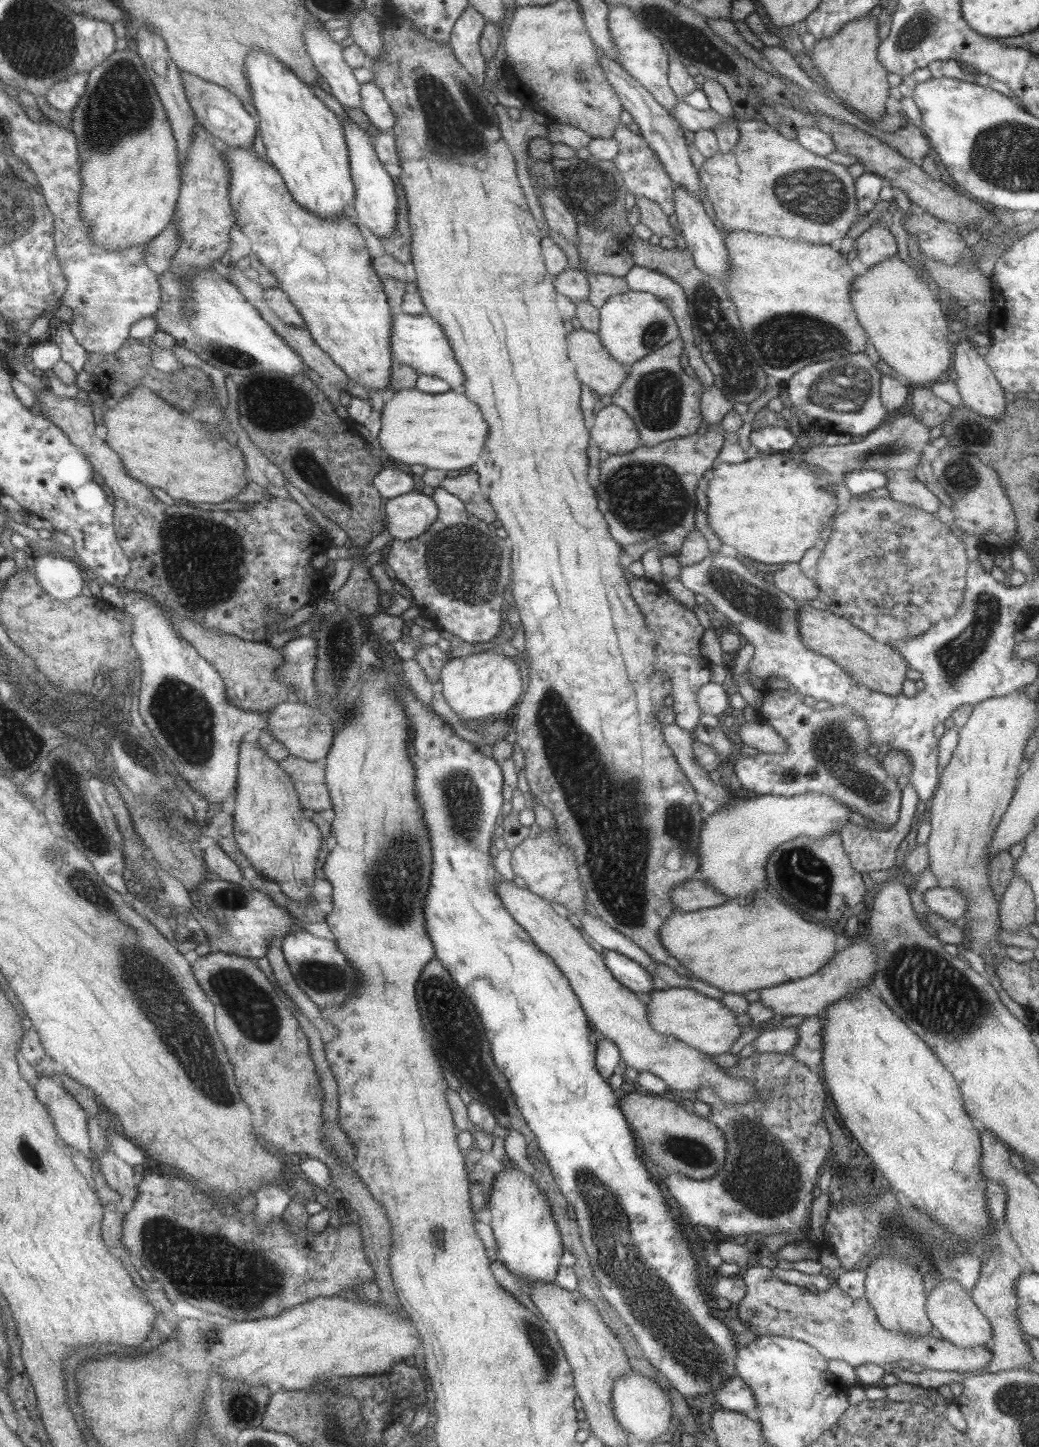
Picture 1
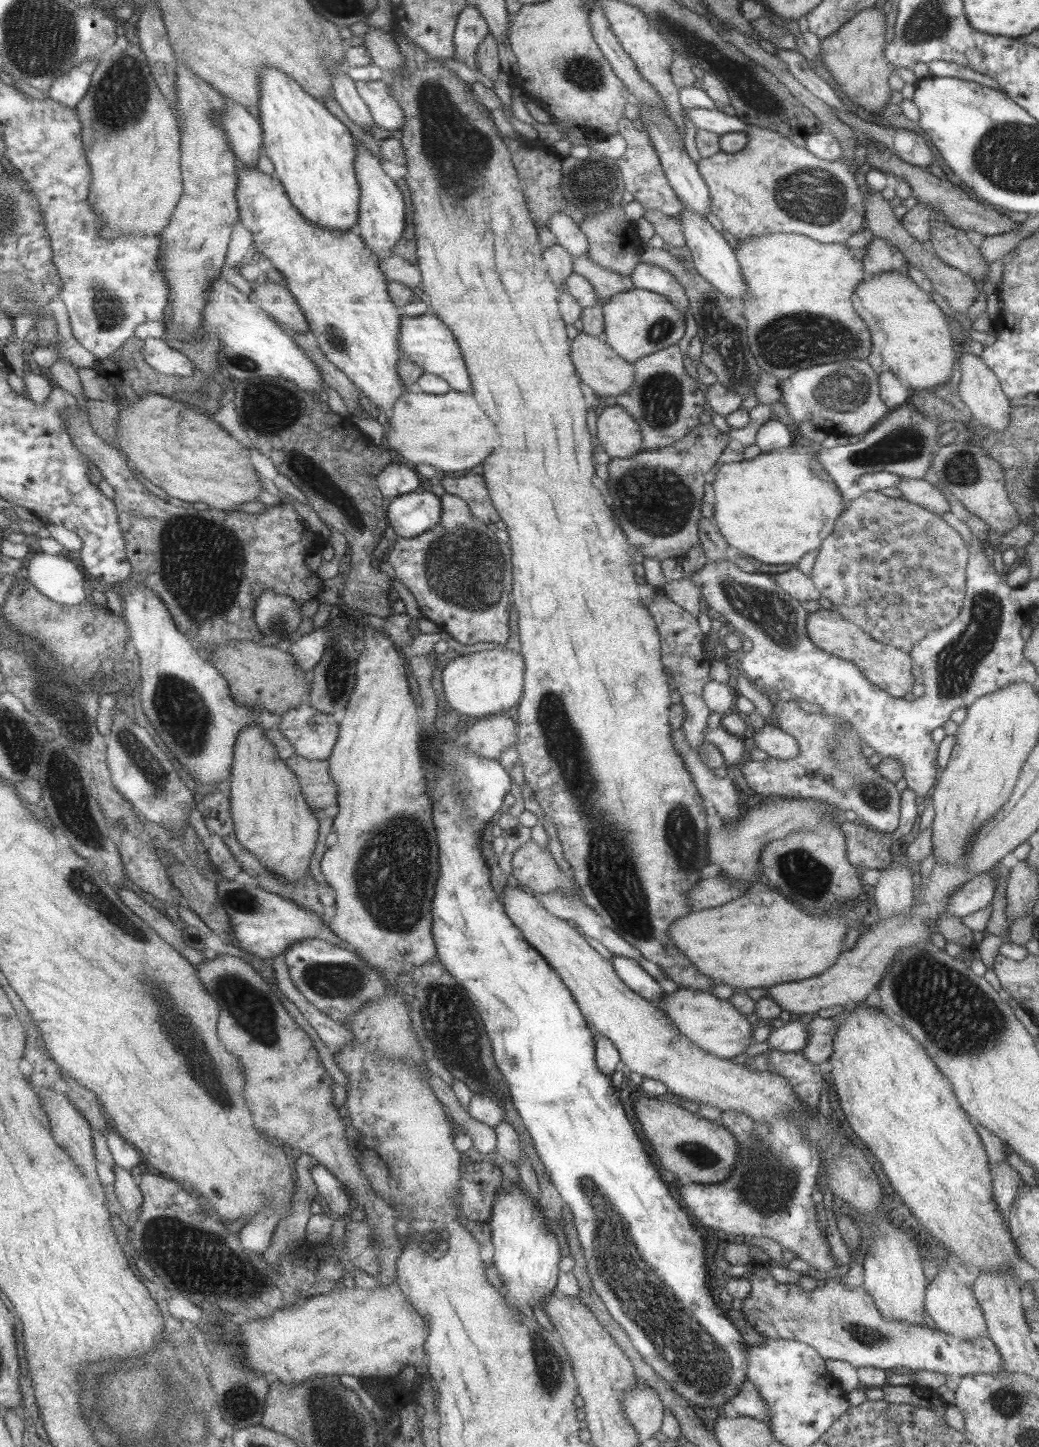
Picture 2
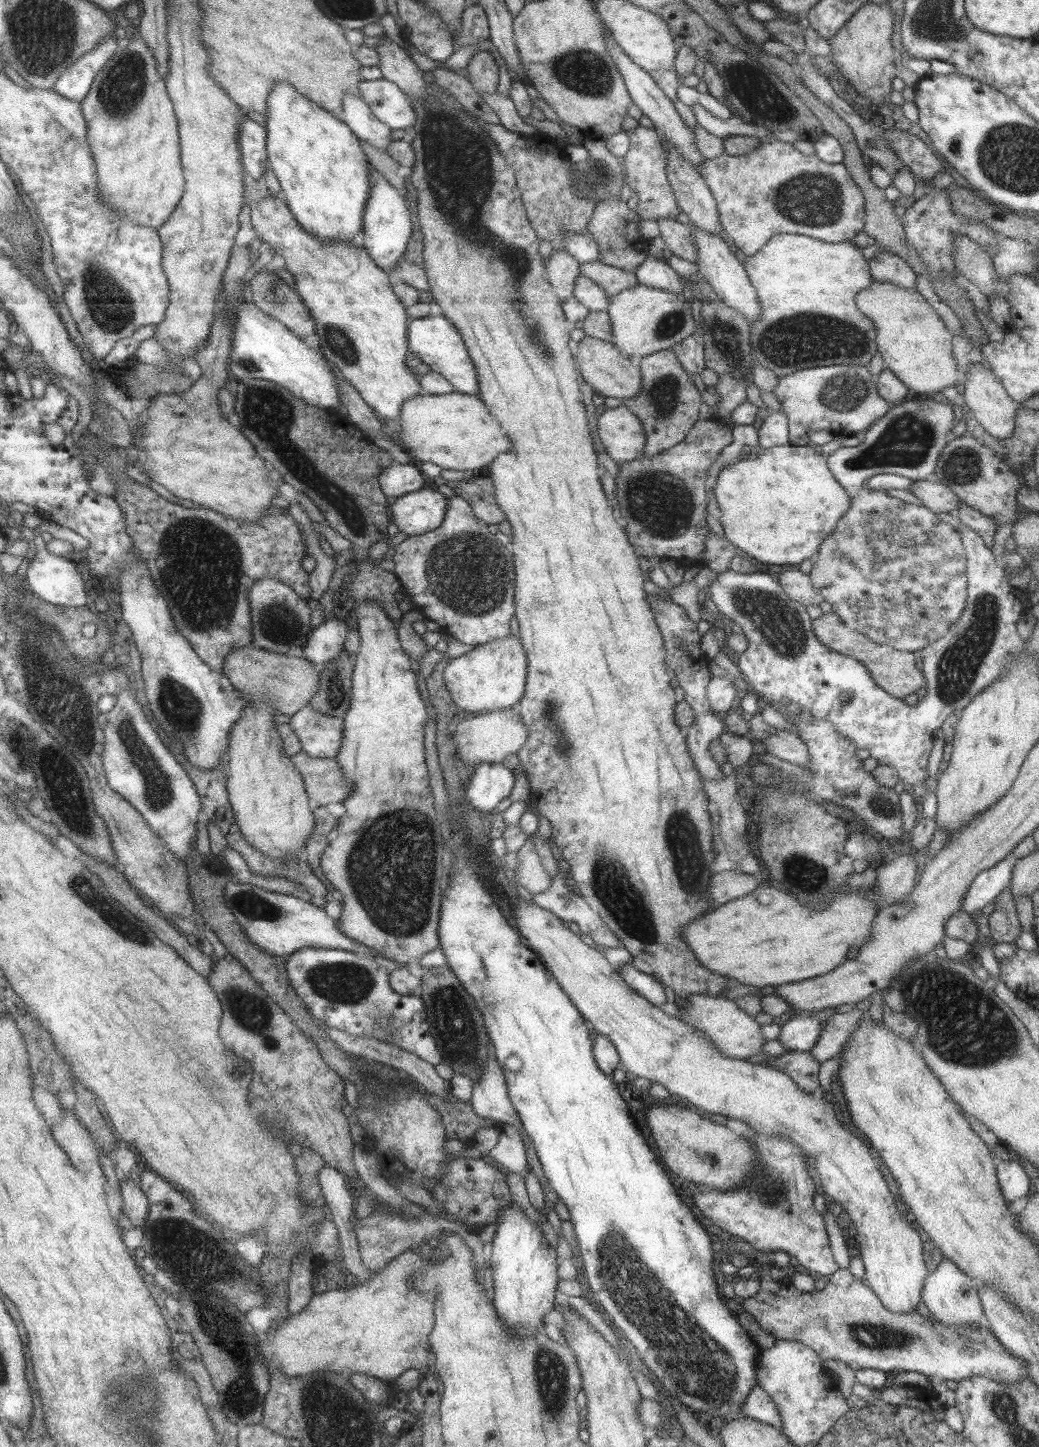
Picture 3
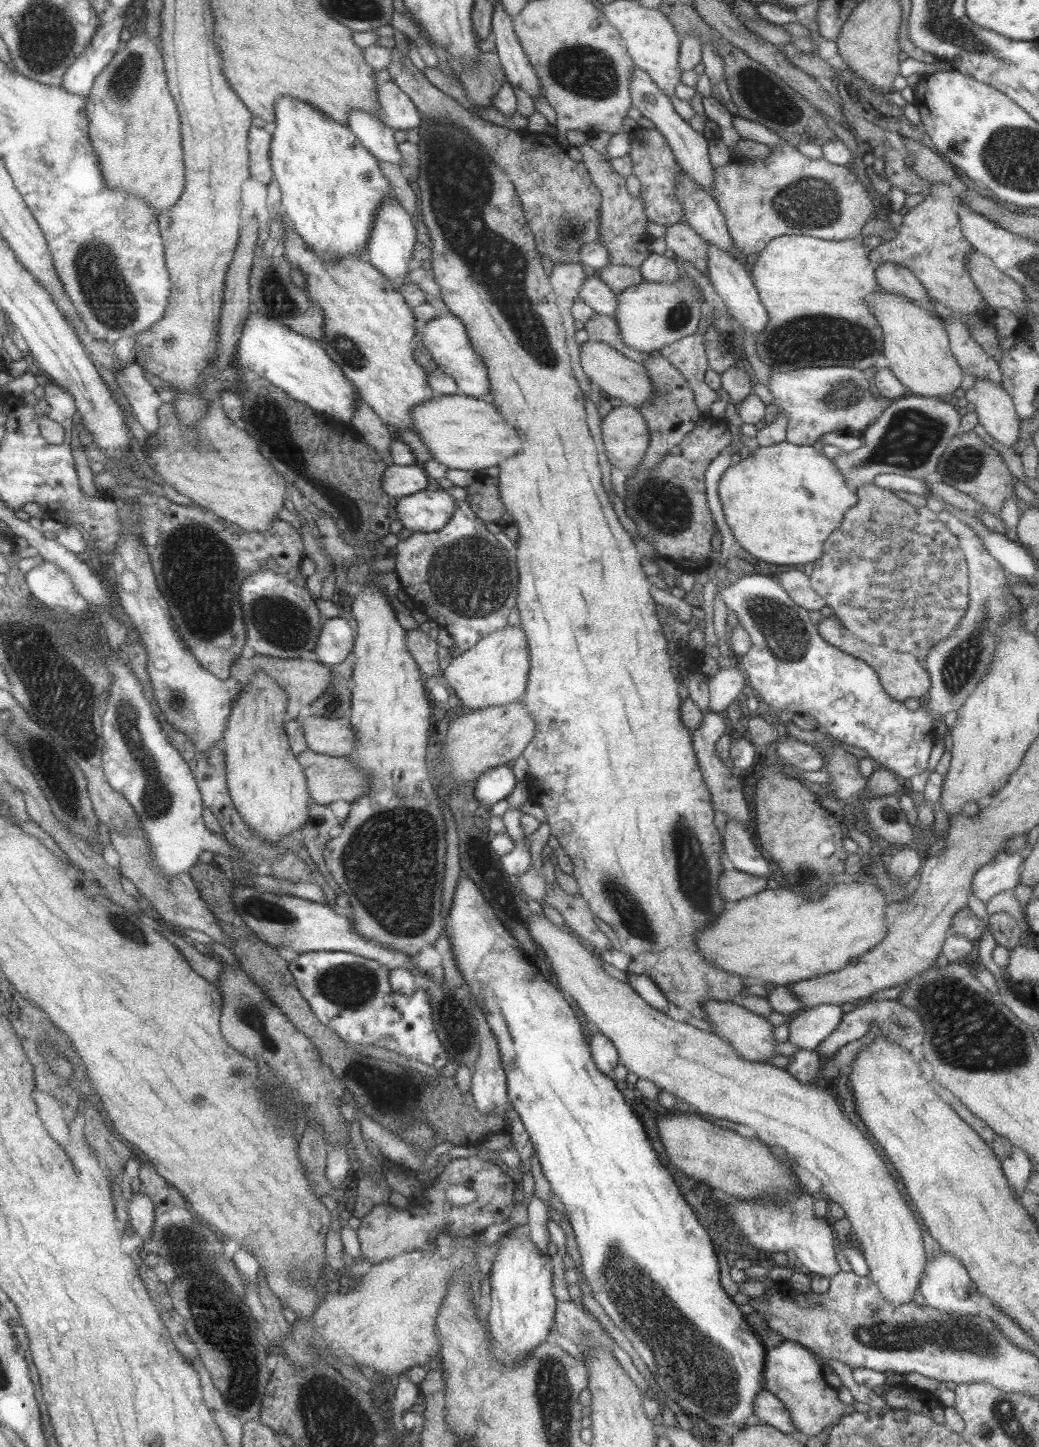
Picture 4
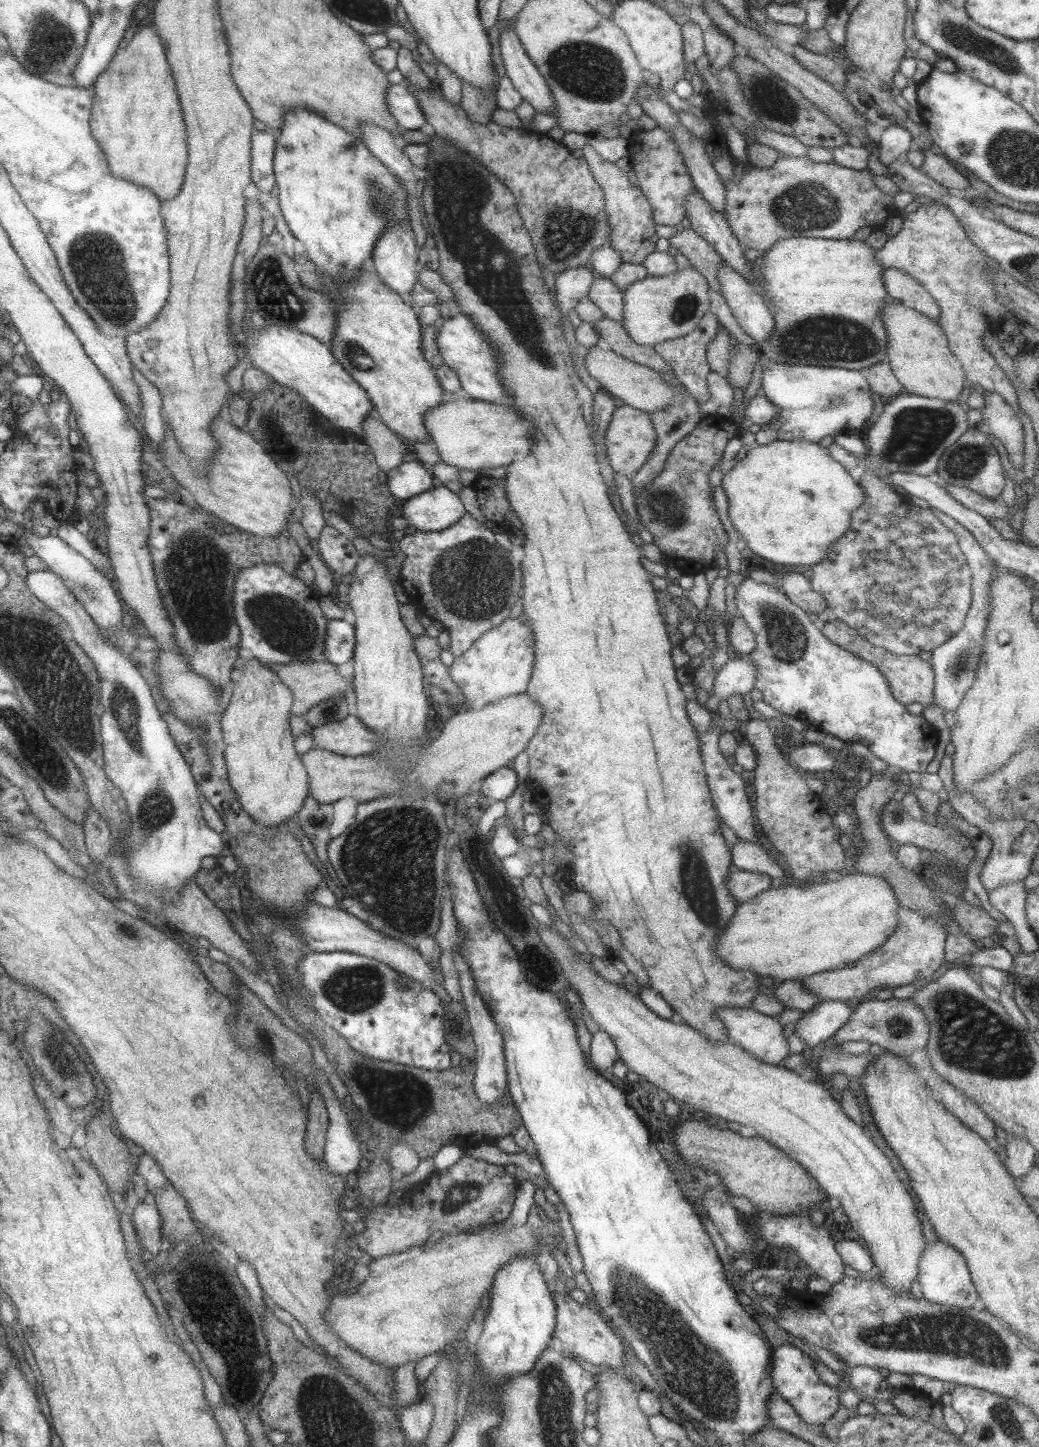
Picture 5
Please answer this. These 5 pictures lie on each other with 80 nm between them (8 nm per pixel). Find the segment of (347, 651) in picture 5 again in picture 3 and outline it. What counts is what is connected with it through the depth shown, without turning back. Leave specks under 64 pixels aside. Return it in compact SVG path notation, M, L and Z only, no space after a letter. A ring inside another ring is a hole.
M333 616L325 619L307 637L302 646L302 658L317 667L323 666L330 658L339 654L346 633L345 622Z

